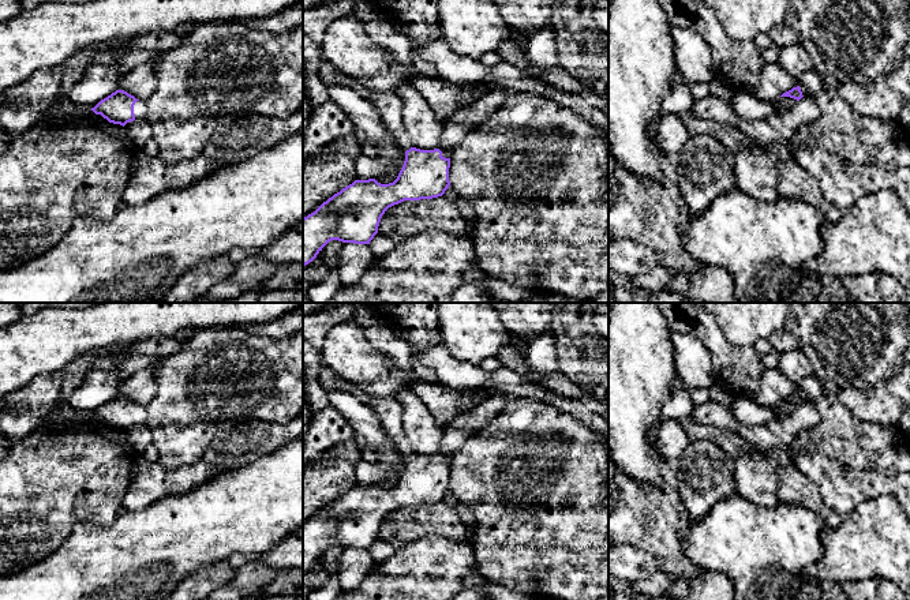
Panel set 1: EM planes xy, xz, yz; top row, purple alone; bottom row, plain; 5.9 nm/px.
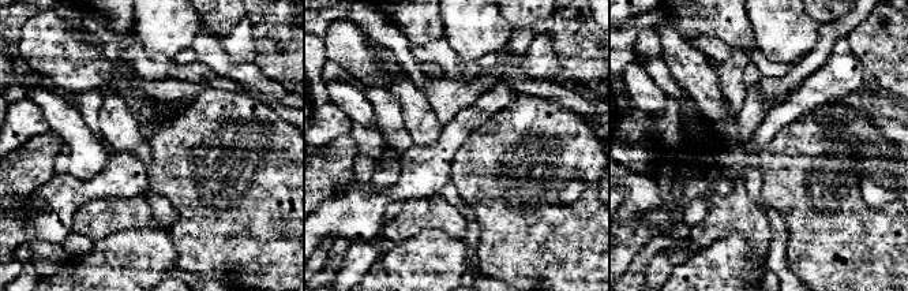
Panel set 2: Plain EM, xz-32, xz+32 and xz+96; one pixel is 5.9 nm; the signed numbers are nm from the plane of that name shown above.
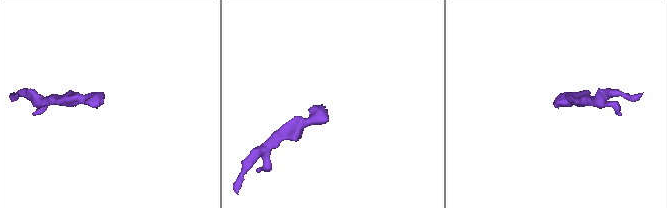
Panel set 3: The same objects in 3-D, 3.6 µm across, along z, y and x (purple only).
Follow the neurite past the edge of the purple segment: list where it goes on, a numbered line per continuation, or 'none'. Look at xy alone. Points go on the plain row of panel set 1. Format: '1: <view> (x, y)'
1: xy (139, 413)

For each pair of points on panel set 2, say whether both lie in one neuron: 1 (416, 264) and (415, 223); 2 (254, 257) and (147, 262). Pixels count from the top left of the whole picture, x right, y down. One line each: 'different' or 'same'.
1: different
2: different

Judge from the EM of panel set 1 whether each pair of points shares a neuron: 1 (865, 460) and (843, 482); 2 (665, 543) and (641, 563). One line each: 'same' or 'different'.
1: different
2: different

